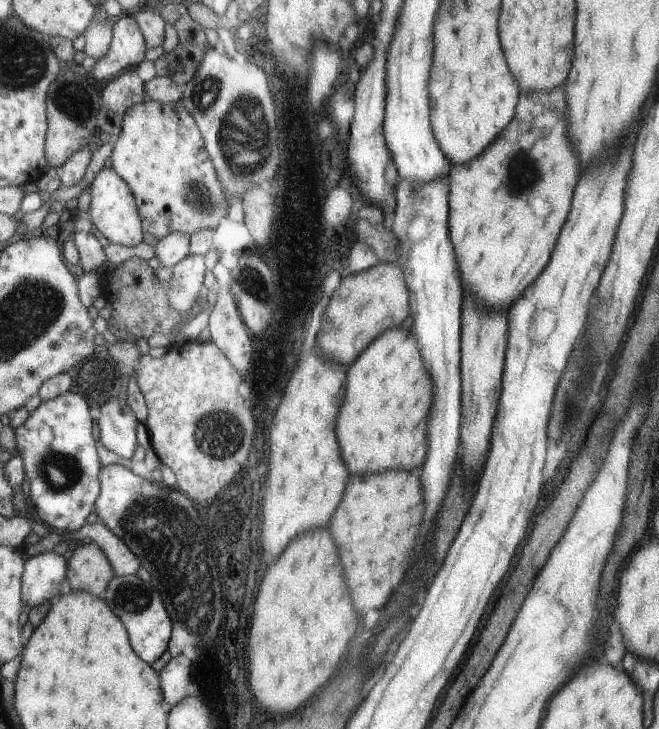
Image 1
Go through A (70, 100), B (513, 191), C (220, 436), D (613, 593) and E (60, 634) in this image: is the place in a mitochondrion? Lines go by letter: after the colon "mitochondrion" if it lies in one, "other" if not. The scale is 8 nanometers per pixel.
A: mitochondrion
B: mitochondrion
C: mitochondrion
D: other
E: other

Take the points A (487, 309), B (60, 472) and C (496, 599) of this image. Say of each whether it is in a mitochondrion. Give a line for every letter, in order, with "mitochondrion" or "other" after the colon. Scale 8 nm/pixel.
A: other
B: mitochondrion
C: other

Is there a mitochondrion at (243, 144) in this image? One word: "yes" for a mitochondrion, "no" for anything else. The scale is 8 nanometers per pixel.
yes

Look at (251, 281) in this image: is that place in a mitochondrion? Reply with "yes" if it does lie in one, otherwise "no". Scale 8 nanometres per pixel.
yes

